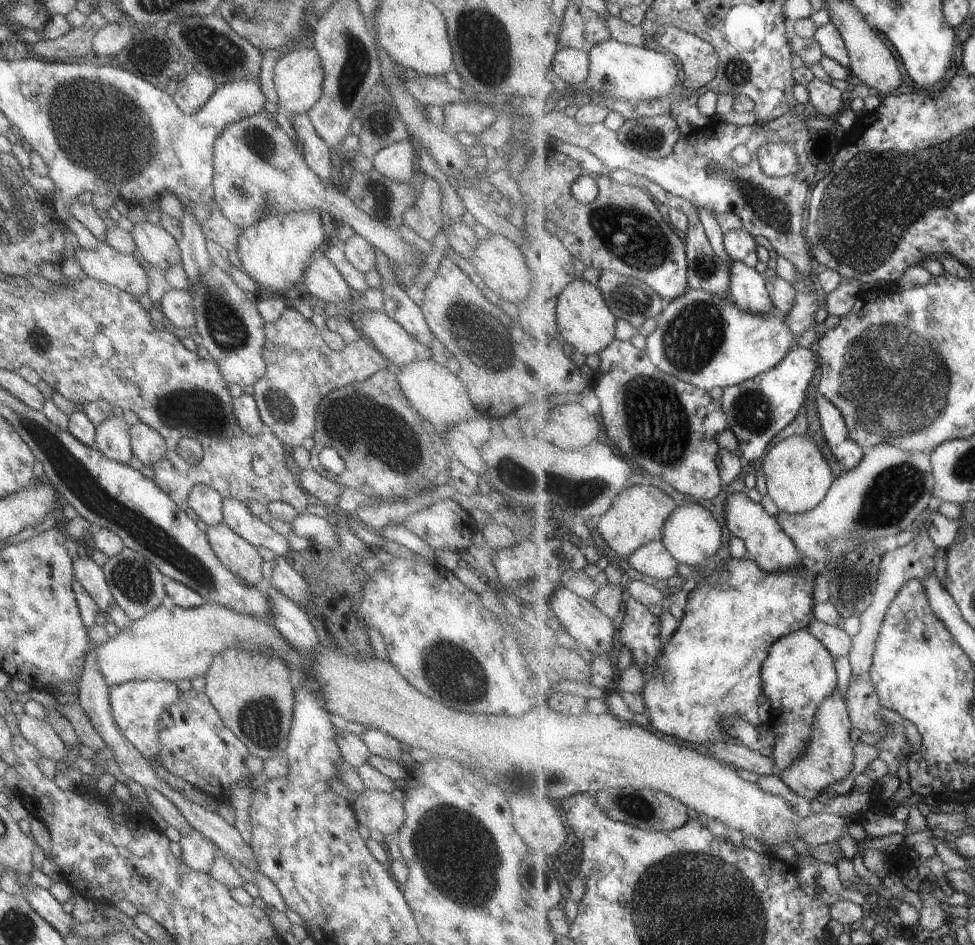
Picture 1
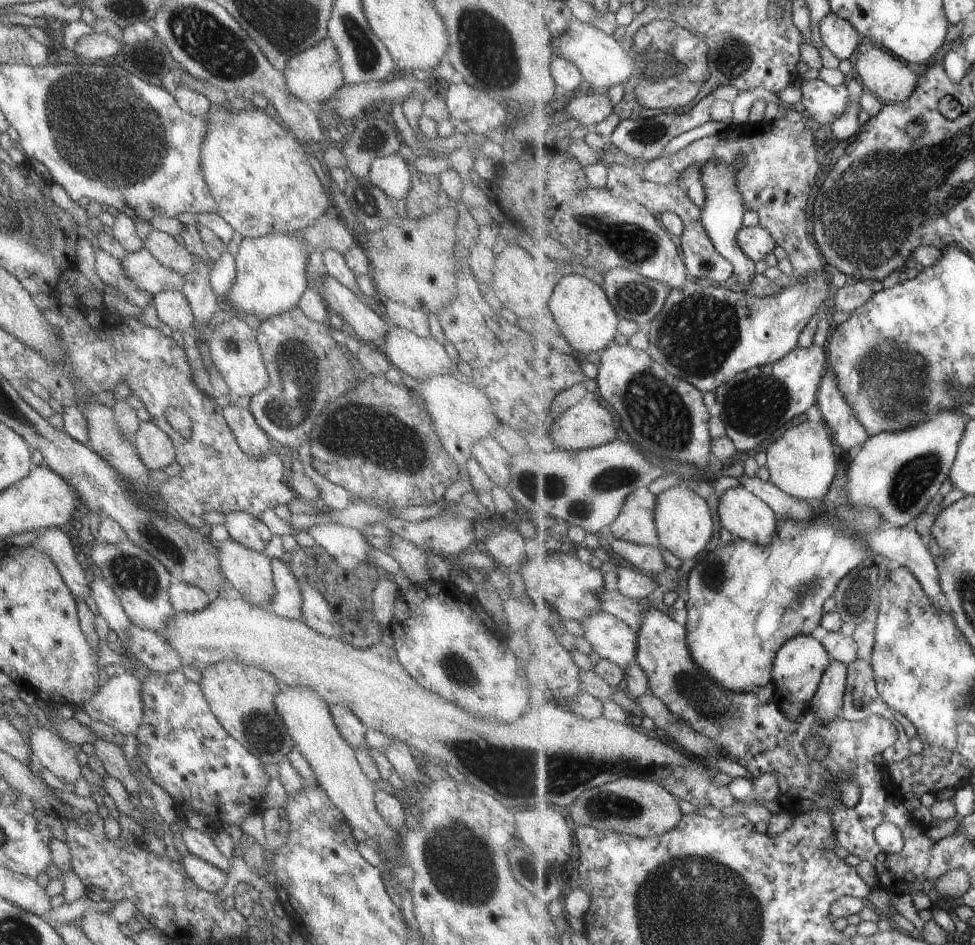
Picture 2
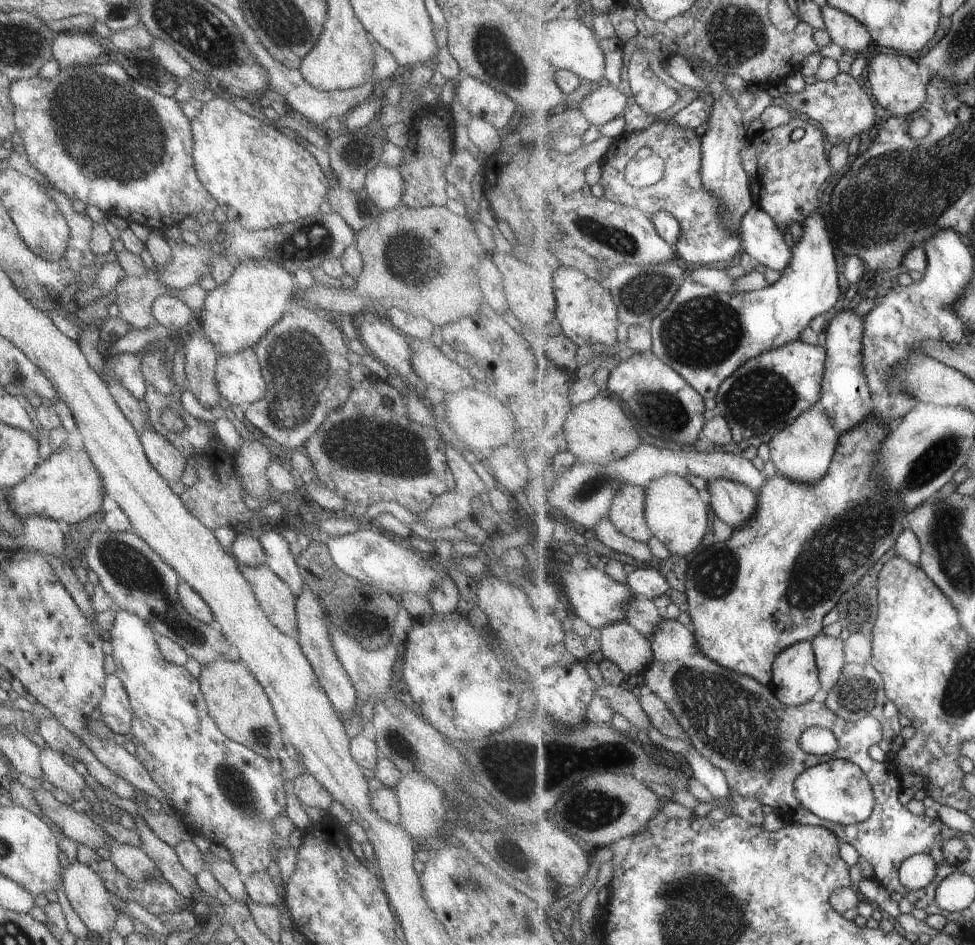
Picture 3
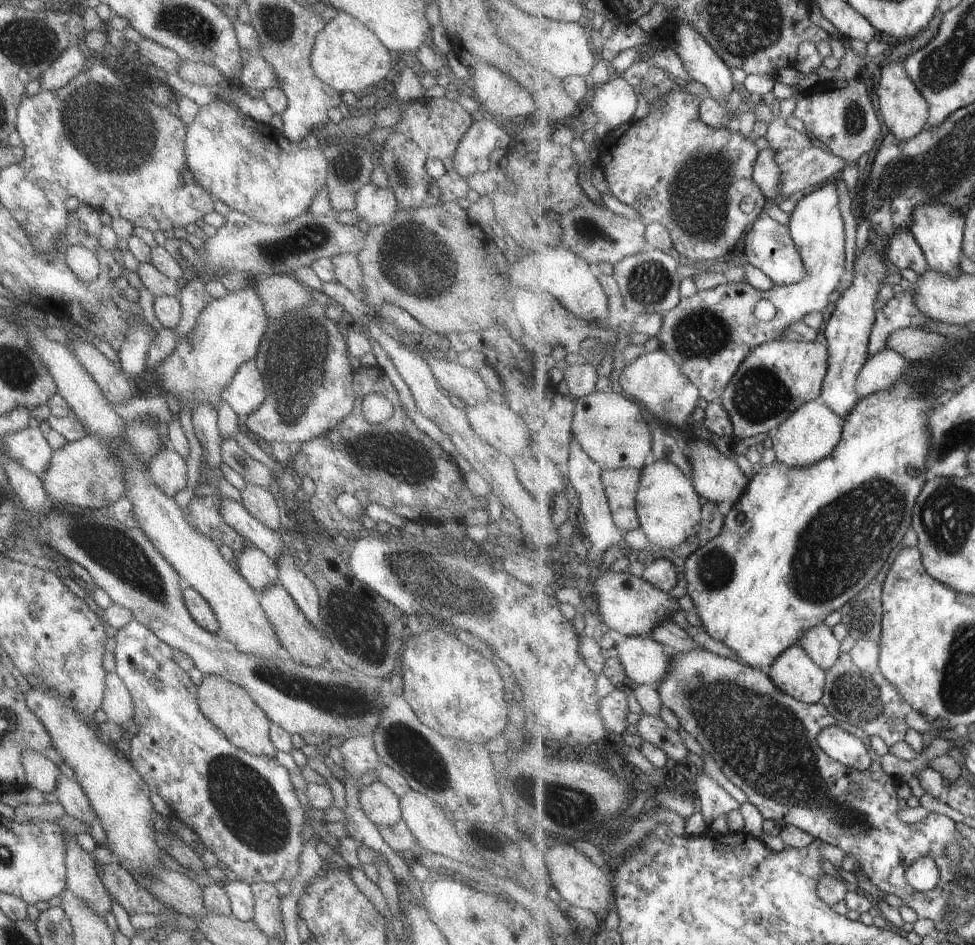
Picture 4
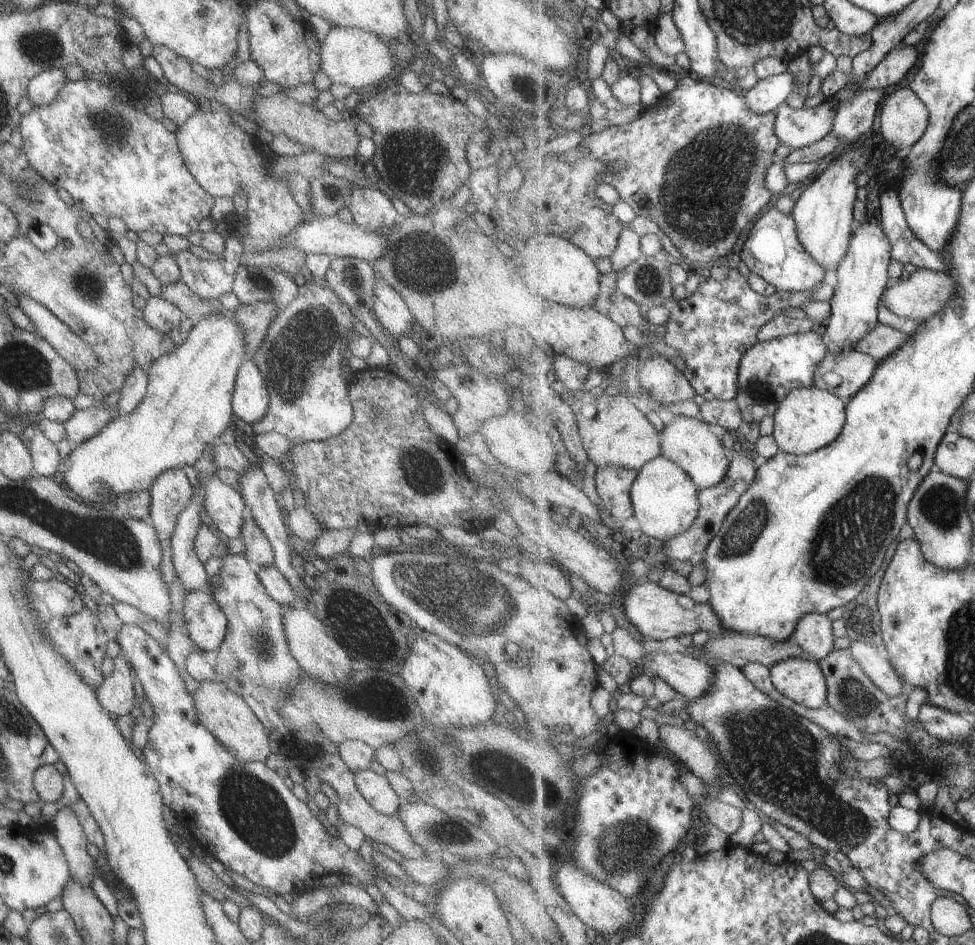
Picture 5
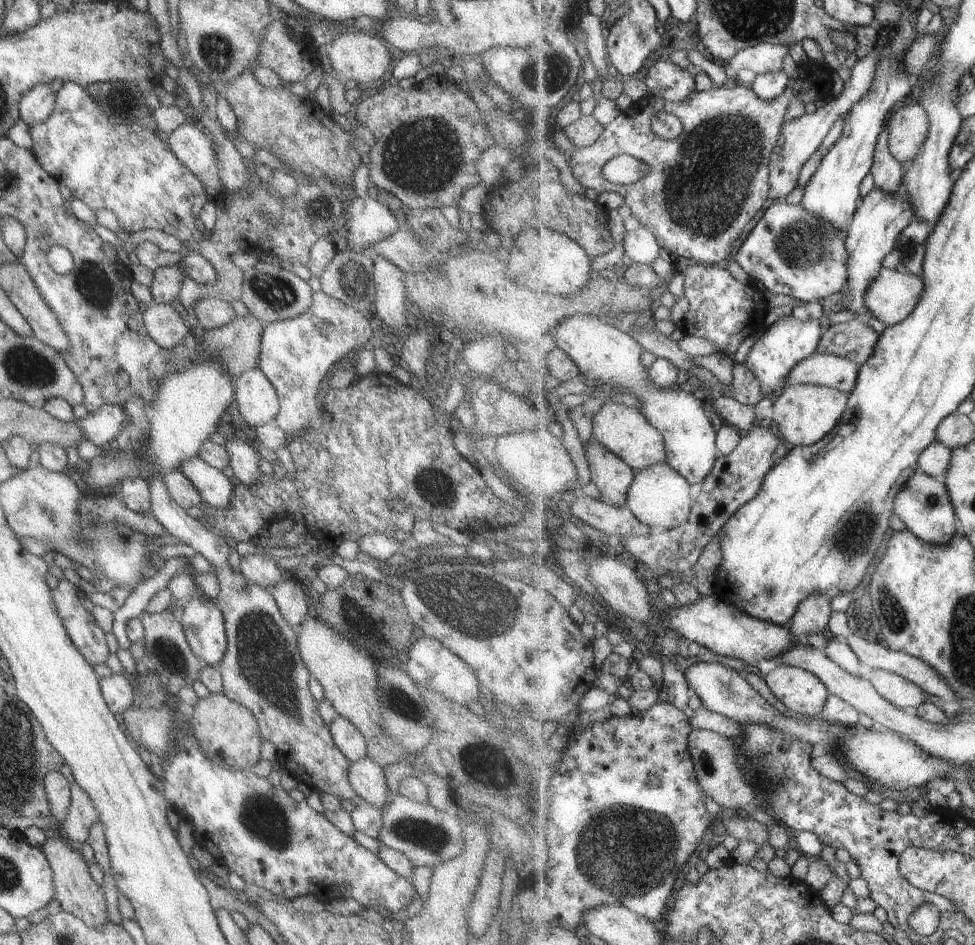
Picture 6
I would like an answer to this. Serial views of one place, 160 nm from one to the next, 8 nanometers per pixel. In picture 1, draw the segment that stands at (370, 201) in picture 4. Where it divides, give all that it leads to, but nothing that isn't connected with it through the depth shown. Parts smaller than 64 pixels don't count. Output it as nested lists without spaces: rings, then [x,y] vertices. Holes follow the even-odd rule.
[[[403,139],[378,150],[371,158],[372,169],[396,183],[409,183],[417,149],[410,139]]]

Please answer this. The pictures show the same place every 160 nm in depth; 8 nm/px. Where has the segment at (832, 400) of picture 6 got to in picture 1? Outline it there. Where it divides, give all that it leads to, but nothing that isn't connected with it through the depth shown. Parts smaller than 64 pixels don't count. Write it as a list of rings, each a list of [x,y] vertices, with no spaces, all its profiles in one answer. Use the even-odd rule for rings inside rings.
[[[802,433],[779,441],[763,457],[762,472],[767,479],[767,493],[779,508],[789,515],[806,513],[817,508],[828,495],[836,480],[833,468],[818,443]]]

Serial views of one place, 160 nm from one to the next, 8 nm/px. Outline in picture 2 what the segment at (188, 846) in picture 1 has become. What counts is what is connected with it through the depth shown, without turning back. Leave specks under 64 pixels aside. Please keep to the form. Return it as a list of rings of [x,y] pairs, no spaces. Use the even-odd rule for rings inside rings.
[[[187,852],[181,857],[181,862],[186,875],[197,888],[216,893],[225,884],[226,874],[212,864]]]

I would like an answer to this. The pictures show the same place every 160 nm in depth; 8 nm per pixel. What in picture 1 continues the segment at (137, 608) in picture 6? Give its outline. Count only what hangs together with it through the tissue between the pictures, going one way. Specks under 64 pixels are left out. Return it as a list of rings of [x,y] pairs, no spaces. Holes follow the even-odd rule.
[[[143,679],[122,682],[108,688],[108,707],[111,718],[123,738],[145,758],[156,755],[158,716],[177,698],[175,682],[167,679]]]

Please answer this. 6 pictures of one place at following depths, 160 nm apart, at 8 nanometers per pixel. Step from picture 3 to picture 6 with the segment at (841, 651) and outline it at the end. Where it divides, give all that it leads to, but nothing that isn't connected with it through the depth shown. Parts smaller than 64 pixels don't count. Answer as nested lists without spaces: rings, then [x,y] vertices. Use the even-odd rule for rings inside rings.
[[[825,593],[808,596],[799,604],[789,629],[799,643],[808,645],[809,634],[827,635],[827,624],[833,613],[830,596]]]

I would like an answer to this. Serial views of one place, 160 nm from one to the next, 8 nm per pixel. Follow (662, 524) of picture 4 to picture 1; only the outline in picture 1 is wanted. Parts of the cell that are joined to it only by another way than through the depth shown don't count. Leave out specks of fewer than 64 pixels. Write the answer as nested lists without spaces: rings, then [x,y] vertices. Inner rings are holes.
[[[691,503],[677,507],[671,518],[665,523],[663,542],[667,550],[680,562],[689,566],[699,566],[702,560],[713,556],[723,544],[723,528],[713,518],[710,509],[701,503]]]

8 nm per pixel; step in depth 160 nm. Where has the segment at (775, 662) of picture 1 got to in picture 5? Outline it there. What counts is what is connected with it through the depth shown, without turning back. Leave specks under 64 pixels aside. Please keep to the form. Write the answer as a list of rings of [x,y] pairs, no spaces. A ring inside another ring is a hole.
[[[791,657],[770,668],[773,684],[781,694],[810,709],[821,709],[828,702],[828,681],[820,662]]]

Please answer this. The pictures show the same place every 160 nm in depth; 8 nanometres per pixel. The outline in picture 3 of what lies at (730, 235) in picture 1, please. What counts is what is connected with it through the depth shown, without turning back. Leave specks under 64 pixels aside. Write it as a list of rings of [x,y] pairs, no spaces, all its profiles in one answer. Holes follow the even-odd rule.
[[[757,202],[742,218],[740,230],[741,251],[779,274],[792,262],[792,248],[787,246],[785,236],[775,219],[763,210]]]

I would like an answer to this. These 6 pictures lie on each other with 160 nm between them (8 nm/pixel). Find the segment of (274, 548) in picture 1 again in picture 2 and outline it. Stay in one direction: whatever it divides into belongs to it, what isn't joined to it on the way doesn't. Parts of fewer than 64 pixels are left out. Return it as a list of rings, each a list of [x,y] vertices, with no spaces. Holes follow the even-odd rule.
[[[231,511],[225,516],[223,526],[231,541],[239,543],[252,551],[262,552],[271,536],[271,532],[258,519],[243,511]]]

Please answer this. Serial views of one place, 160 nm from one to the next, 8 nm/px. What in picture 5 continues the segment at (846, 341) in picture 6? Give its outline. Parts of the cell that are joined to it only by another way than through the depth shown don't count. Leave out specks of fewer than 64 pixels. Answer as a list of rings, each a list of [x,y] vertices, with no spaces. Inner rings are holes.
[[[877,325],[860,343],[854,346],[856,351],[884,361],[892,355],[901,345],[908,341],[909,334],[899,332],[887,325]]]

